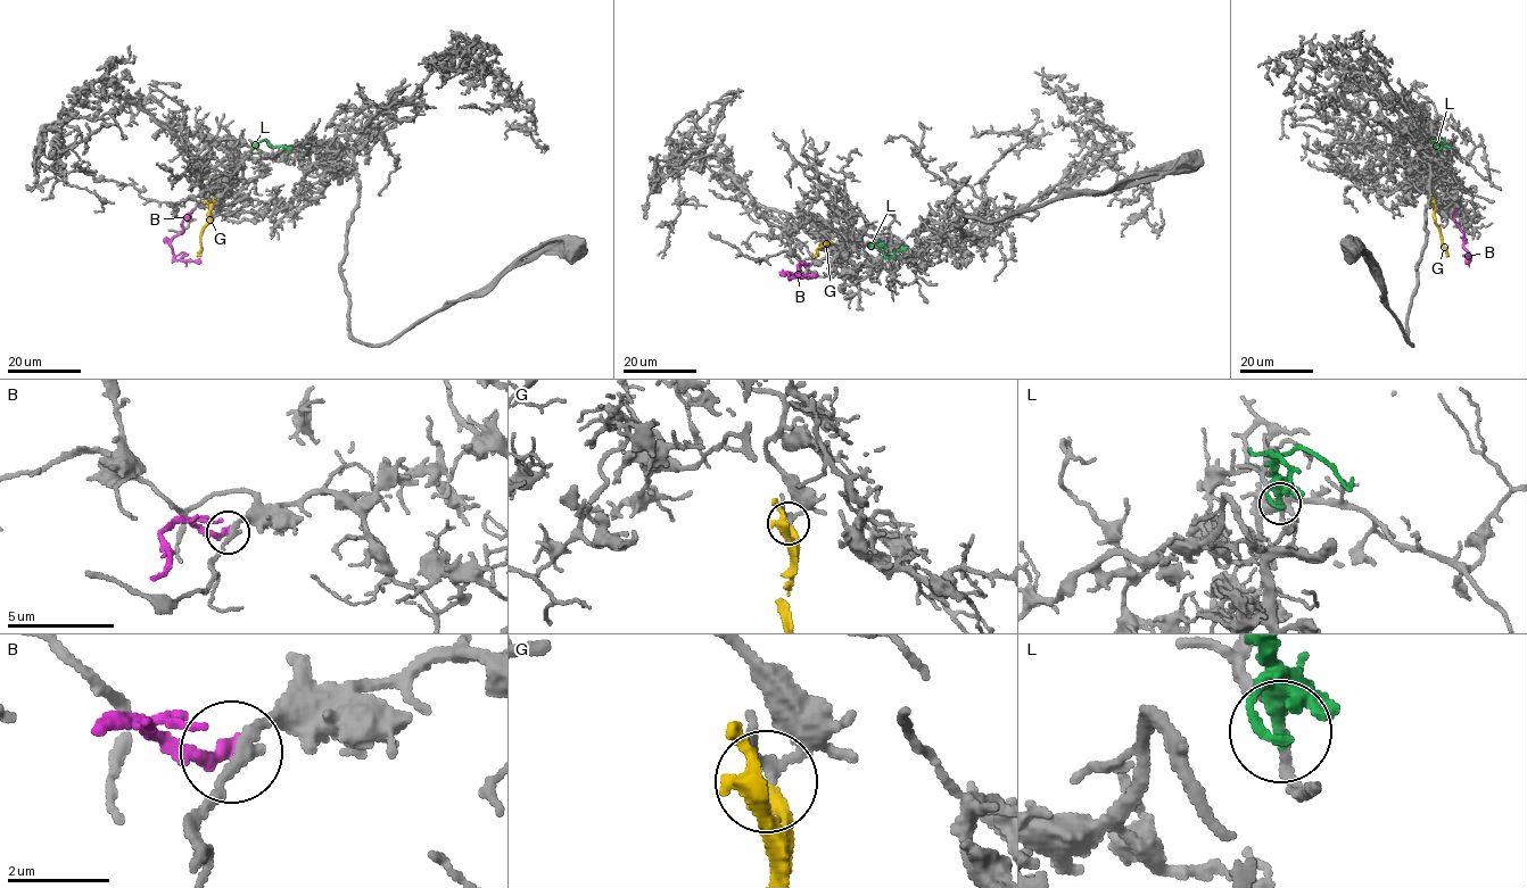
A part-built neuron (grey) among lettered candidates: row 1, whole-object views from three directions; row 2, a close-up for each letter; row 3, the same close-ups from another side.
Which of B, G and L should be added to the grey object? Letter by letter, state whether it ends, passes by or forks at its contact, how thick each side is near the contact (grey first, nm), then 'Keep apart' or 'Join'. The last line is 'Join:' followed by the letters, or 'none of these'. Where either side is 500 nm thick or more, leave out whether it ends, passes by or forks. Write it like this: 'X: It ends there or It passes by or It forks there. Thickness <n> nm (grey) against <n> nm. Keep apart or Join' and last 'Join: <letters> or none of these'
B: It ends there. Thickness 200 nm (grey) against 260 nm. Keep apart
G: It ends there. Thickness 170 nm (grey) against 440 nm. Keep apart
L: It ends there. Thickness 130 nm (grey) against 440 nm. Join
Join: L

